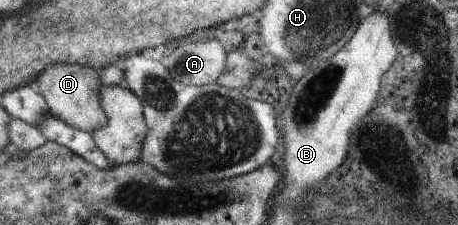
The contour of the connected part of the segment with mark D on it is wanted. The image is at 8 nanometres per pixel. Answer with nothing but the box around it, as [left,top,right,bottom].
[34,64,109,133]

